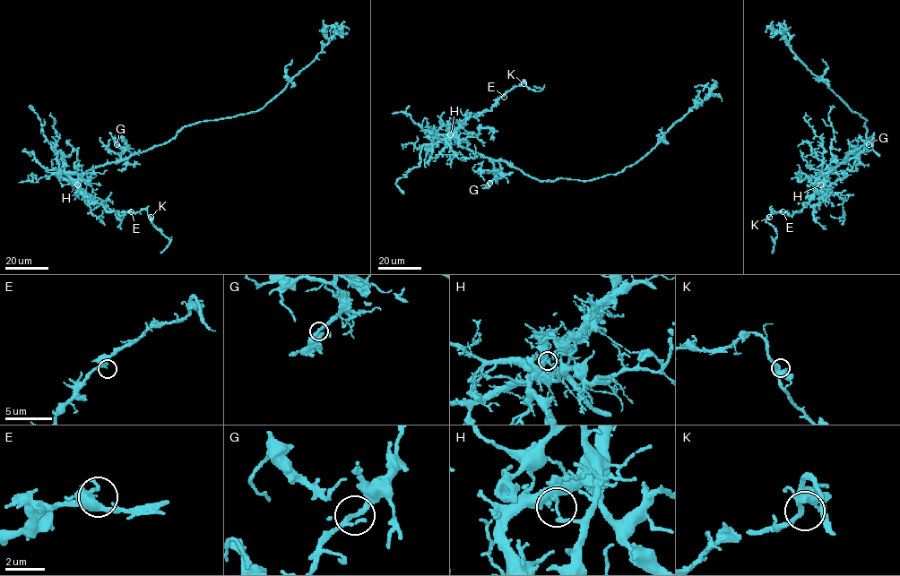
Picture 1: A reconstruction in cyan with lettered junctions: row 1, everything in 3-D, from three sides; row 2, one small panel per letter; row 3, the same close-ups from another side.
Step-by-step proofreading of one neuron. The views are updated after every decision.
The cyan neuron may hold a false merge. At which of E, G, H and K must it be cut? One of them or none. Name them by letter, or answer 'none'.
H

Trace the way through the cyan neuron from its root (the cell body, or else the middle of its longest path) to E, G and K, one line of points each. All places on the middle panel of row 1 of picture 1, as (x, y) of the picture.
E: (531, 177), (506, 162), (463, 148), (450, 134), (451, 129), (466, 119), (490, 111), (504, 97)
G: (531, 177), (506, 162), (493, 160), (495, 177), (489, 183)
K: (531, 177), (506, 162), (463, 148), (450, 134), (451, 129), (466, 119), (490, 111), (506, 91), (523, 83)

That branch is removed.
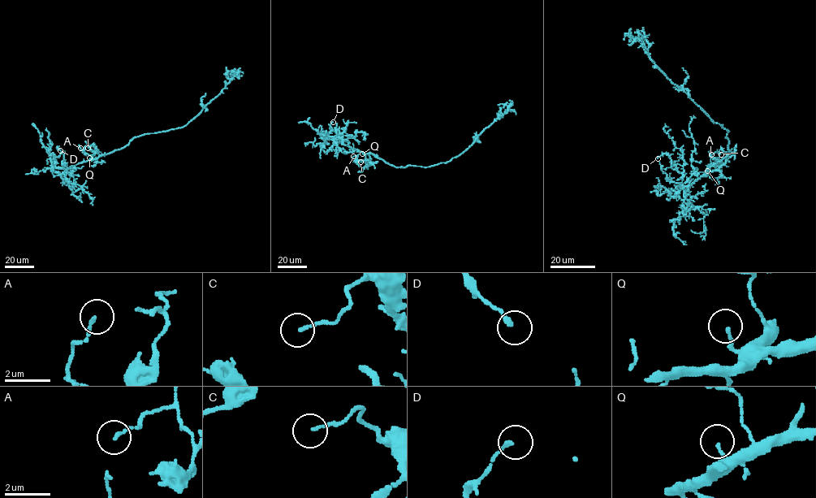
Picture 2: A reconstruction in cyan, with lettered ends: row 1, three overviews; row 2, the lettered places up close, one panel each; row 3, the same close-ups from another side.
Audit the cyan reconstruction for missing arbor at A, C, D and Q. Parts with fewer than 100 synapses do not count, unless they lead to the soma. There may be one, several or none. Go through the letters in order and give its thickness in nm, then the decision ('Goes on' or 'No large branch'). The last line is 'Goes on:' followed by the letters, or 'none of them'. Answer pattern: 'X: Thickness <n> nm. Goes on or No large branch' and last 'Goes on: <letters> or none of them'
A: Thickness 140 nm. No large branch
C: Thickness 120 nm. No large branch
D: Thickness 180 nm. No large branch
Q: Thickness 110 nm. No large branch
Goes on: none of them

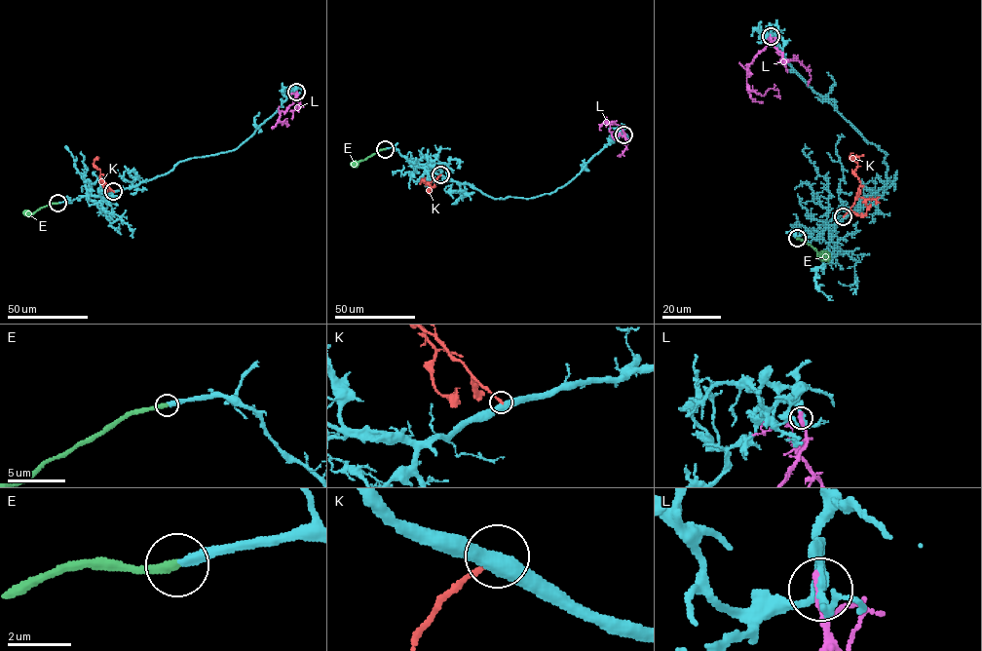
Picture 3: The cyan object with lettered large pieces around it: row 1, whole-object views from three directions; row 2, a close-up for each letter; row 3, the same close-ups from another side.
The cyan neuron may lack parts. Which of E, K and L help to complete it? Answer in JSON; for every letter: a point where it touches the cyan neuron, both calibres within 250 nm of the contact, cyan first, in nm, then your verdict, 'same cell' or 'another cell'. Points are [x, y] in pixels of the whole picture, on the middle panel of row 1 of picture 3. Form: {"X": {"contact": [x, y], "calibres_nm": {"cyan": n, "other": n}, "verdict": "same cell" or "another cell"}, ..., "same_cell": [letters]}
{"E": {"contact": [385, 149], "calibres_nm": {"cyan": 320, "other": 320}, "verdict": "another cell"}, "K": {"contact": [440, 174], "calibres_nm": {"cyan": 480, "other": 170}, "verdict": "another cell"}, "L": {"contact": [623, 134], "calibres_nm": {"cyan": 190, "other": 320}, "verdict": "another cell"}, "same_cell": []}

